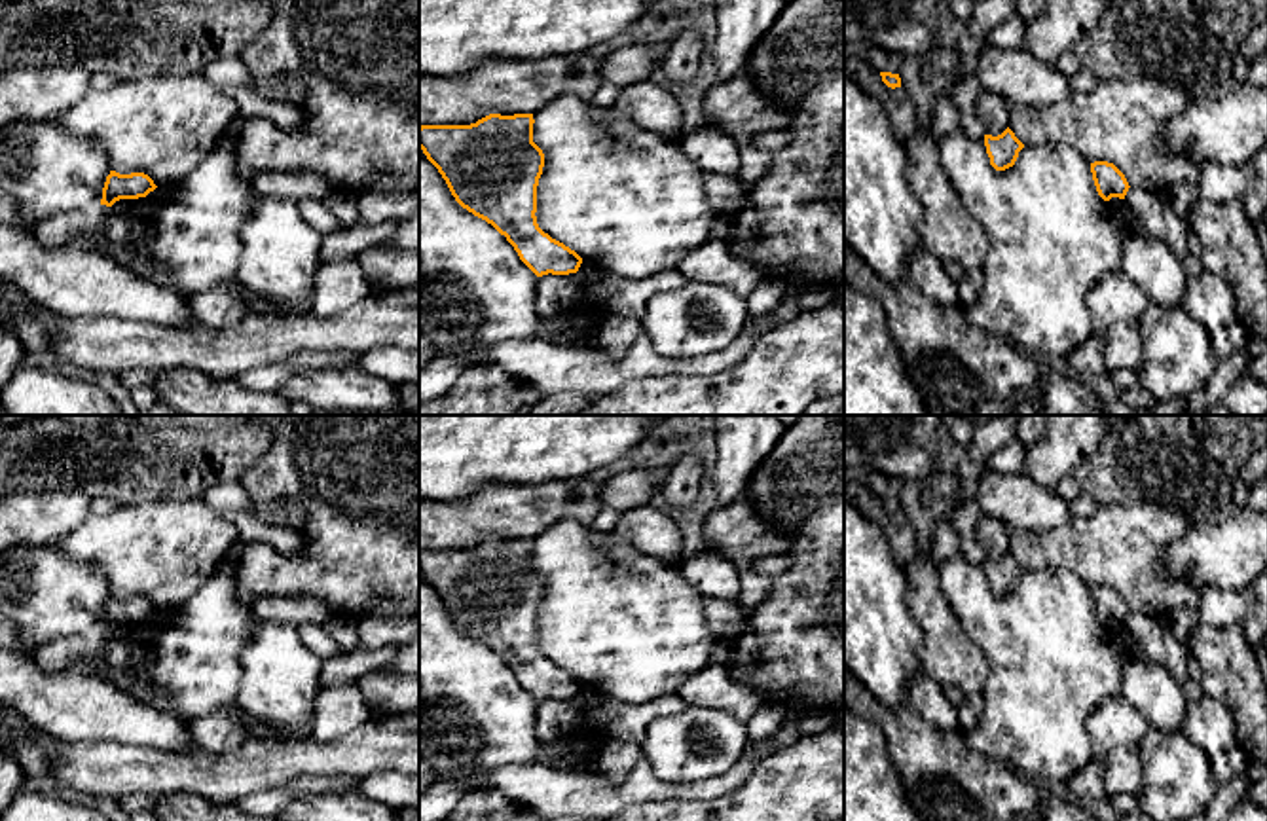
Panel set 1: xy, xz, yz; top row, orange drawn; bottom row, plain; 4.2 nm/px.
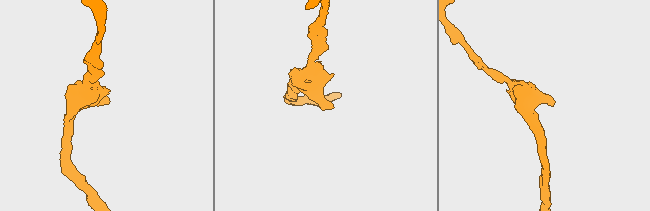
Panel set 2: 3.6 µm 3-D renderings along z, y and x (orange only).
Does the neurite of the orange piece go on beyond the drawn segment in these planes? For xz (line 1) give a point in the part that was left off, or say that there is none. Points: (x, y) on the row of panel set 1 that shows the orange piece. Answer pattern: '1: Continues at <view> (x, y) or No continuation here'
1: No continuation here

